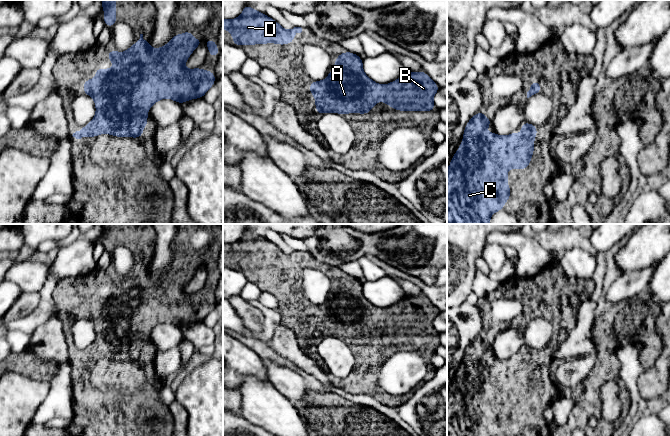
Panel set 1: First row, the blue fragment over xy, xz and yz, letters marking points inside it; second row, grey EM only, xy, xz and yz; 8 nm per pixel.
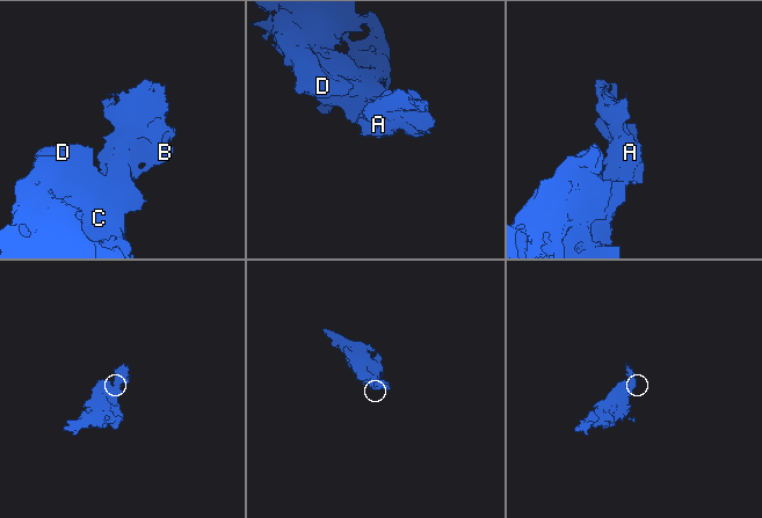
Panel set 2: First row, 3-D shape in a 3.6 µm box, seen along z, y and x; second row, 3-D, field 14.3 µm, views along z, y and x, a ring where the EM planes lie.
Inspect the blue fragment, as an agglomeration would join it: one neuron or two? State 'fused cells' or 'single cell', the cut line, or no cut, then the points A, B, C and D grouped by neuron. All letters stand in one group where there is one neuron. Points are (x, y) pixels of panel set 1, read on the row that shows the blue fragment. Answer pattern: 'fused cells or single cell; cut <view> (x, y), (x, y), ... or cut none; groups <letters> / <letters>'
single cell; cut none; groups A B C D

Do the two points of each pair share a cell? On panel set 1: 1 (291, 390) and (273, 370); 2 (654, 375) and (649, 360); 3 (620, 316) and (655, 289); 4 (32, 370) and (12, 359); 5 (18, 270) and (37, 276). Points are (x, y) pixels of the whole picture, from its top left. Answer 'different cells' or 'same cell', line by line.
1: same cell
2: different cells
3: different cells
4: same cell
5: same cell

